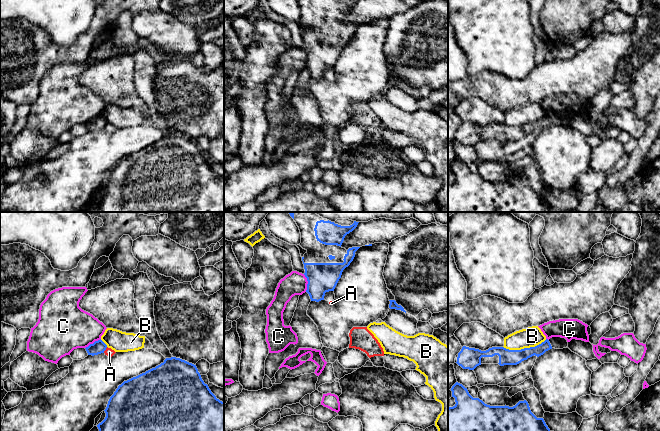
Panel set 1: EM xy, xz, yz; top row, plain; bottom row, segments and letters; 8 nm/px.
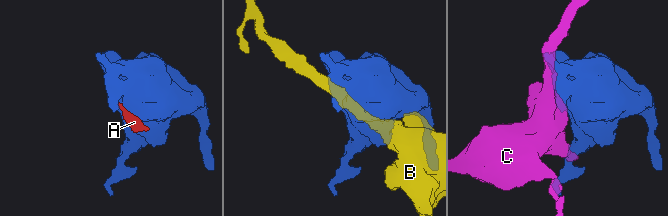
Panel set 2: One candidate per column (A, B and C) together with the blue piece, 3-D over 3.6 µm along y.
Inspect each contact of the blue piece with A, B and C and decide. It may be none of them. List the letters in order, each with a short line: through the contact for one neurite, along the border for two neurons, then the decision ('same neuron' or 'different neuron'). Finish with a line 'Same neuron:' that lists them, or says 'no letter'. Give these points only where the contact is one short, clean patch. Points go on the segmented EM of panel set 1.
A: line xy (107, 347), (103, 352); different neuron
B: different neuron
C: line xz (303, 274), (307, 281), (306, 291); different neuron
Same neuron: no letter

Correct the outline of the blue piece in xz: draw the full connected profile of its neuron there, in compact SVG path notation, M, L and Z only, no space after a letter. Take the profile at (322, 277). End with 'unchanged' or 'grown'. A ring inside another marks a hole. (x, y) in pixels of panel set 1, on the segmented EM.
M288 212L294 219L301 233L300 246L307 252L302 257L307 278L307 290L311 301L324 300L326 292L334 291L343 270L350 265L355 257L355 252L360 247L352 247L346 250L341 245L347 234L352 232L359 222L354 221L350 226L341 226L323 219L315 212Z; grown

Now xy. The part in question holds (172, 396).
M166 358L145 373L124 381L110 397L99 431L224 431L224 402L204 383L196 365L180 358Z; unchanged

